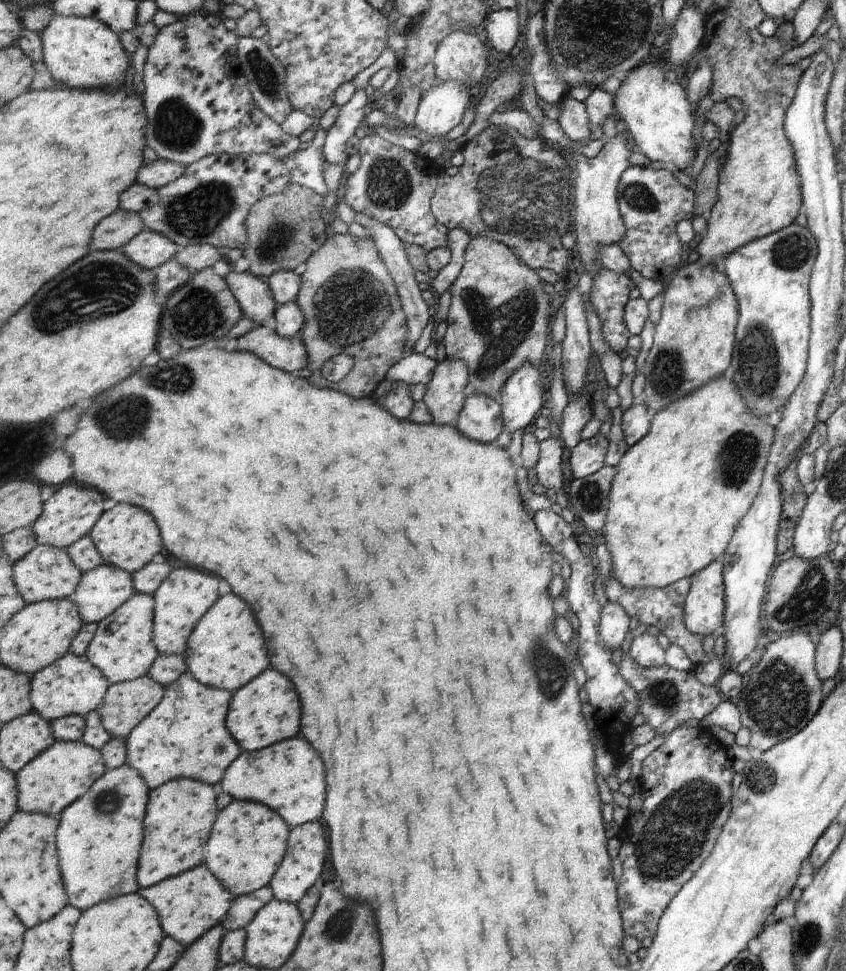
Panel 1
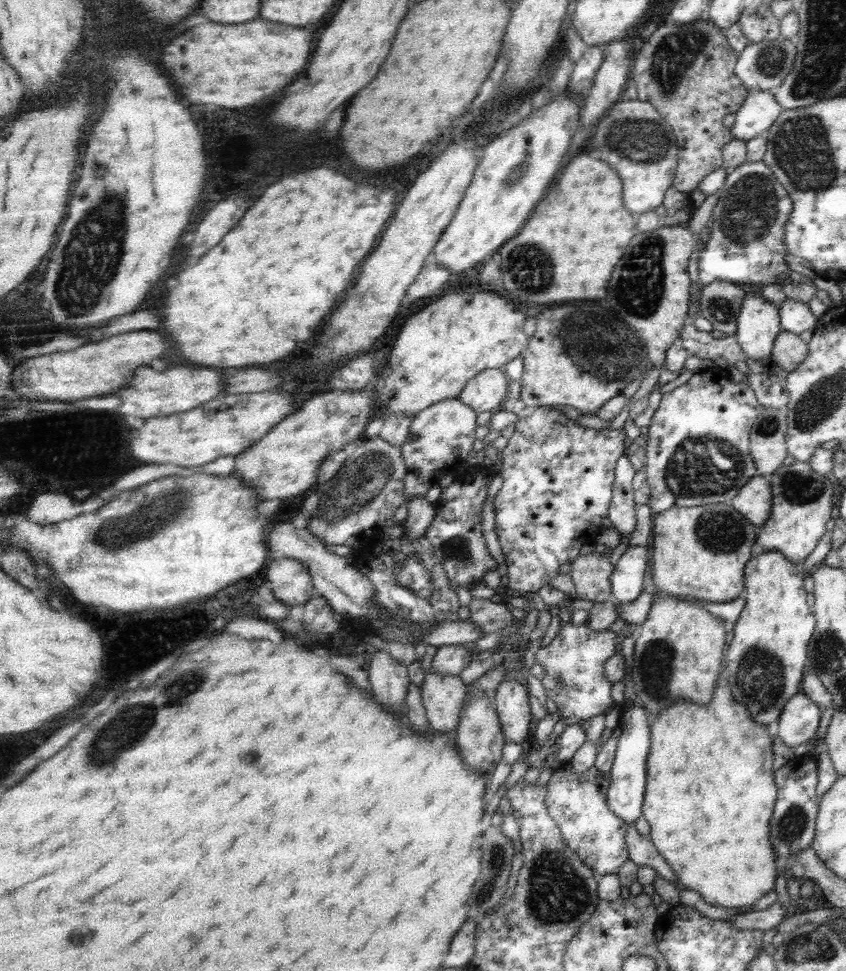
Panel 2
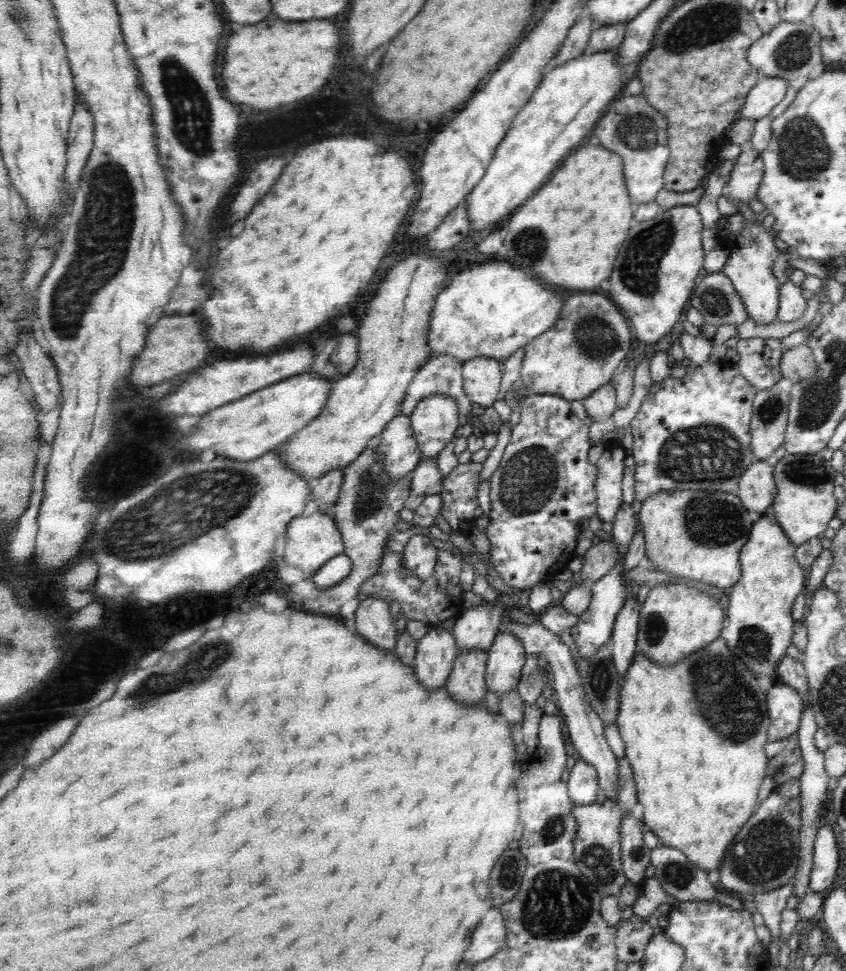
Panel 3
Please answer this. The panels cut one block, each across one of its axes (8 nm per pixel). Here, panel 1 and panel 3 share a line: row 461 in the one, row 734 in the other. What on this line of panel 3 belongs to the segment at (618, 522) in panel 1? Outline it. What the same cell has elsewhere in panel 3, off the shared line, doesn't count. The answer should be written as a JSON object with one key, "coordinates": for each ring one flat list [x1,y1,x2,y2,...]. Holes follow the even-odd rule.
{"coordinates":[[719,637,714,643,708,644,704,649,696,652,692,657,684,660,681,664,658,665,649,660,643,653,639,653,635,664,630,668,627,678,624,679,622,692,622,706,617,725,622,738,626,742,627,758,634,767,637,787,639,790,639,800,645,807,644,821,651,830,660,838,660,843,678,848,686,853,692,862,695,862,705,871,712,872,712,869,719,868,725,860,726,848,730,846,738,832,749,822,750,816,756,811,756,802,758,802,758,790,763,784,766,776,766,766,769,759,765,754,765,747,769,740,767,739,767,728,770,726,770,717,767,709,767,692,760,688,756,678,750,670,740,660,734,656,728,648,728,644]]}

